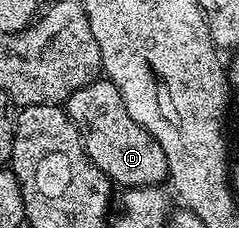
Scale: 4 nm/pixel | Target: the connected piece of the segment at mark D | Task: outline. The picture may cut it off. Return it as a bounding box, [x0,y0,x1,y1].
[67,76,168,188]

